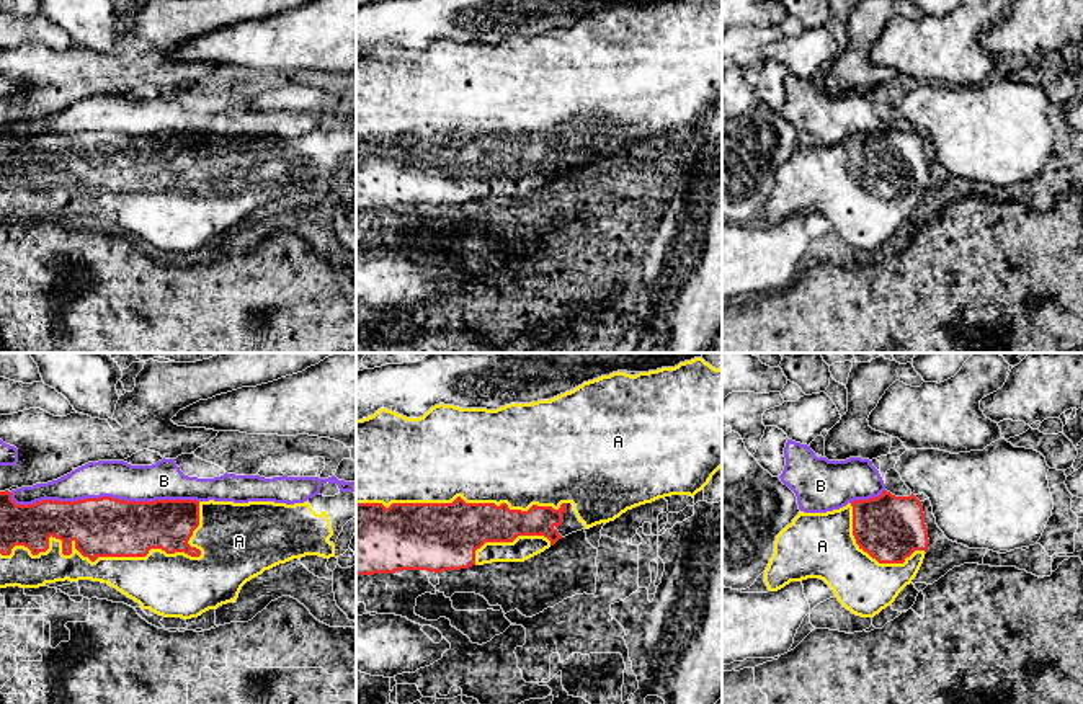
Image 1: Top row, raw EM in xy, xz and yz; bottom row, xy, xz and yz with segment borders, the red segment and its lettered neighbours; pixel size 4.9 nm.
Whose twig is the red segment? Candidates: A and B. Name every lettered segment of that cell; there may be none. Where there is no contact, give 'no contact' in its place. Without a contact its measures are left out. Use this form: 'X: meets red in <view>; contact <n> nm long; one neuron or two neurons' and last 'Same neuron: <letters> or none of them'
A: meets red in xy; contact 1000 nm long; one neuron
B: meets red in xy; contact 950 nm long; two neurons
Same neuron: A

